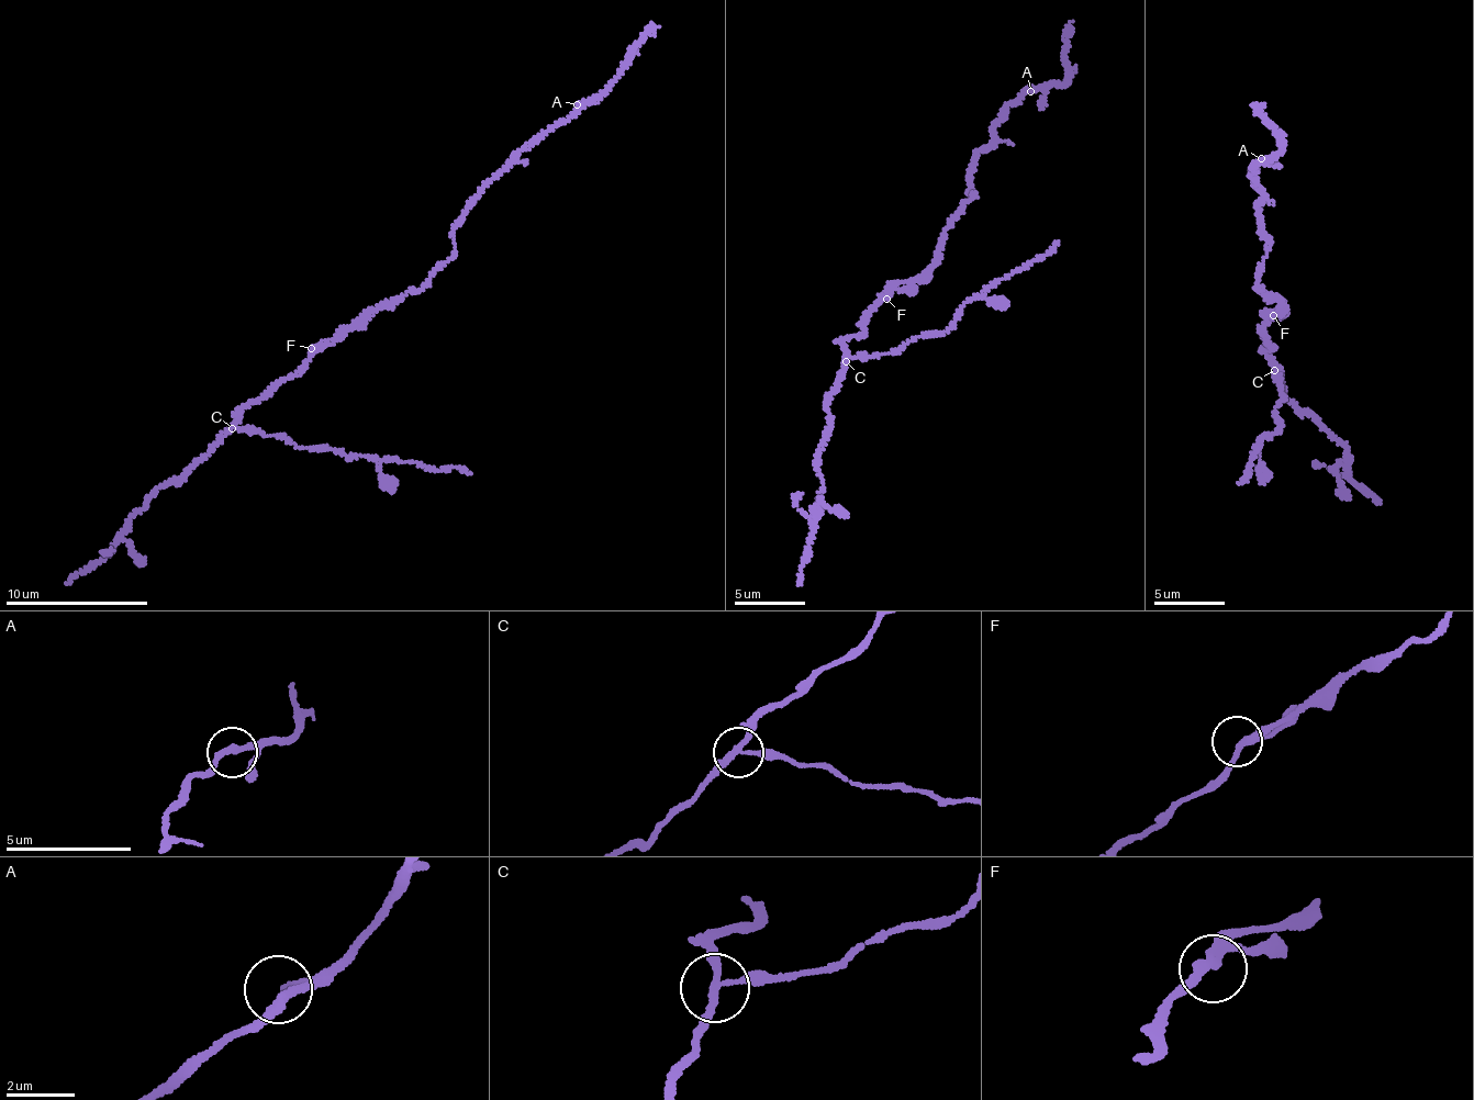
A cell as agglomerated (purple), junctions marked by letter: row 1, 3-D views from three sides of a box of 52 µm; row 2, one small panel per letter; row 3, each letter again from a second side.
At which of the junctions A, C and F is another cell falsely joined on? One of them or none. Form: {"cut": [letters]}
{"cut": ["C"]}

